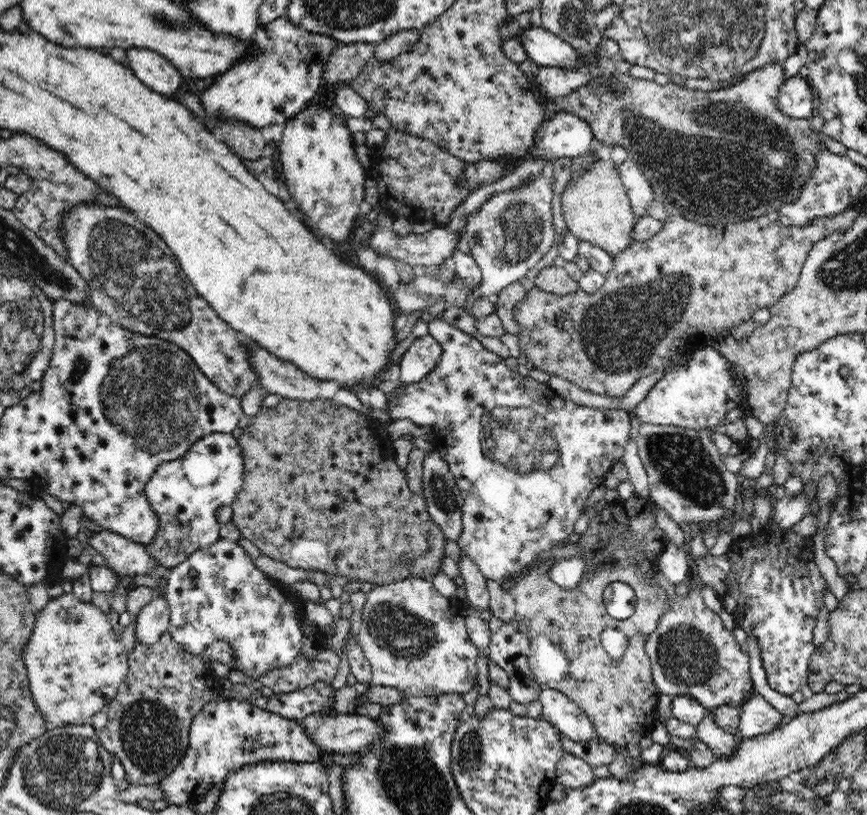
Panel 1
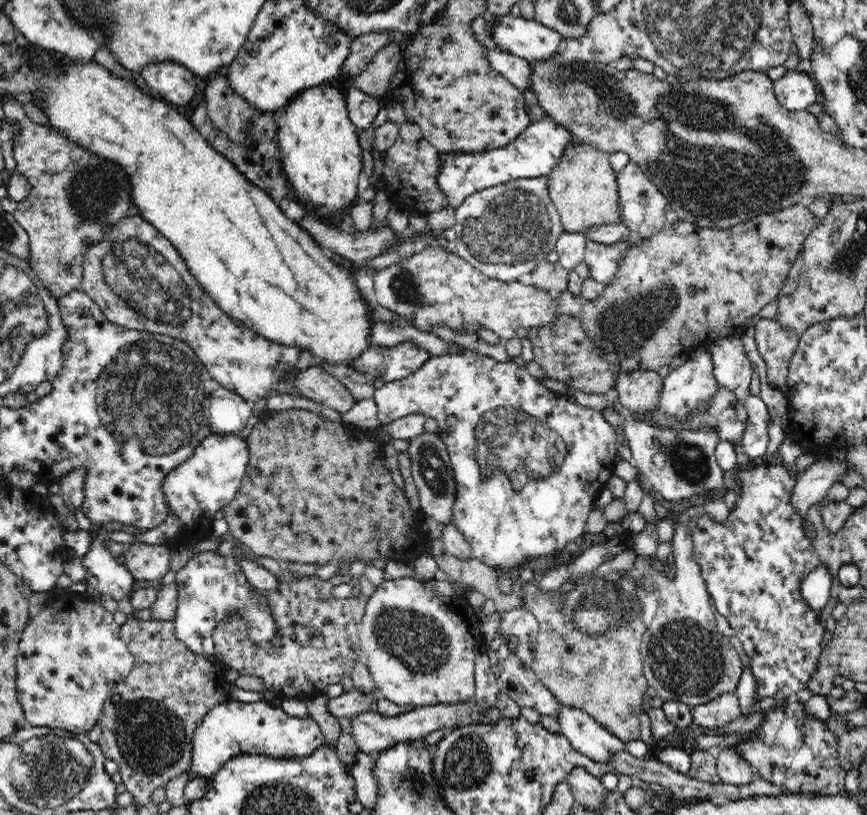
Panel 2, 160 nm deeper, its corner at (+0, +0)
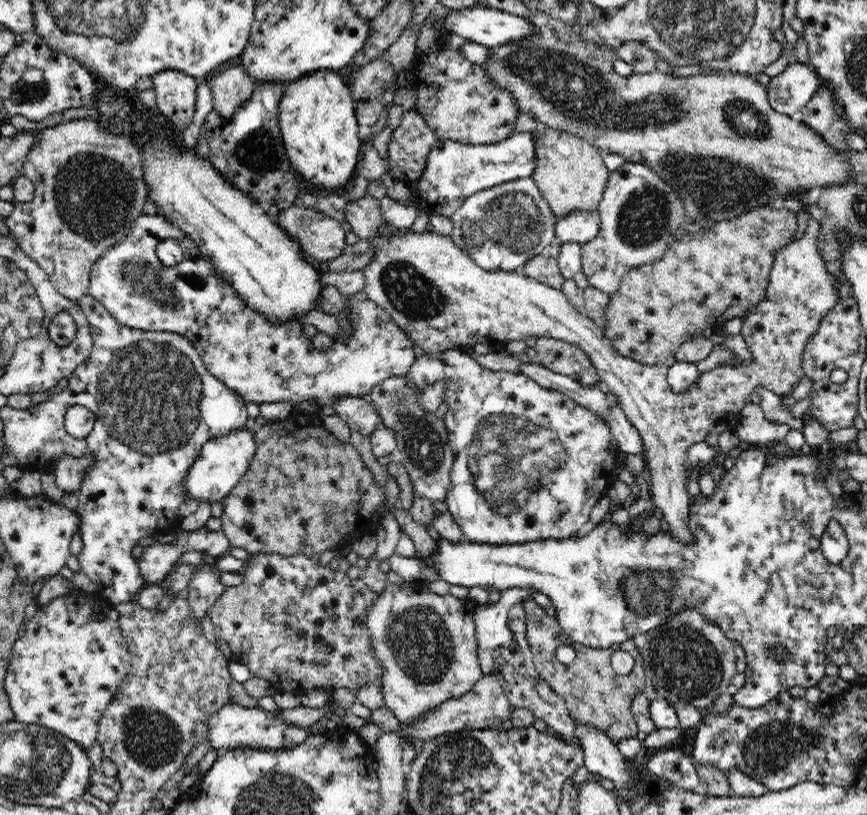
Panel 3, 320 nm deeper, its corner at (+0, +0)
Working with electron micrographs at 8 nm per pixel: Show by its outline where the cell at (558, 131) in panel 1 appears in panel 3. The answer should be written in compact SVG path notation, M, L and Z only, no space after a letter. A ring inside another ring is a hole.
M514 132L503 141L491 145L467 145L456 141L438 140L428 153L422 176L416 182L408 183L408 189L410 189L413 196L412 204L394 201L392 197L386 195L382 200L379 200L382 215L396 229L409 229L416 222L420 212L426 212L428 215L451 217L462 206L463 199L471 197L482 190L499 186L501 183L531 177L535 173L536 141L538 141L538 135L533 134L533 132Z

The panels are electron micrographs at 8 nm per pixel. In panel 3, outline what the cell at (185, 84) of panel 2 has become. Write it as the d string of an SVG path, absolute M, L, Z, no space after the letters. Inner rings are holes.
M166 70L151 78L157 110L174 130L182 132L190 126L195 114L199 80L176 70Z

